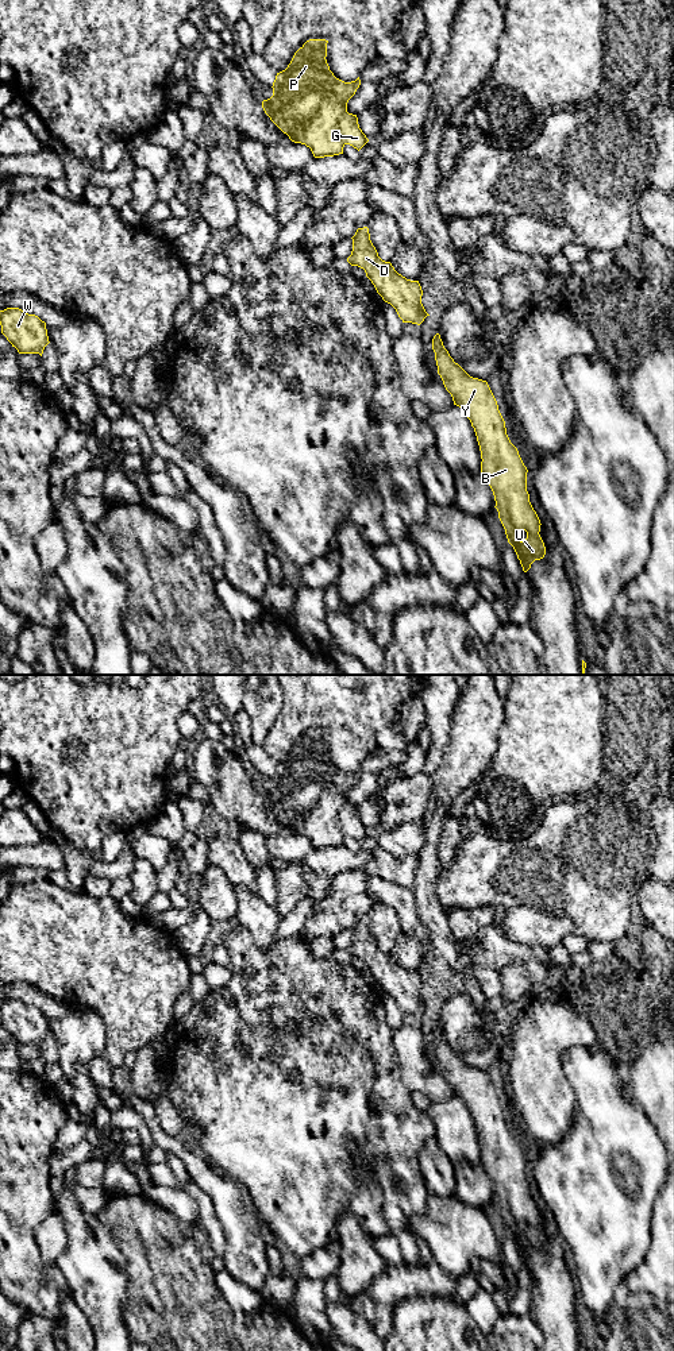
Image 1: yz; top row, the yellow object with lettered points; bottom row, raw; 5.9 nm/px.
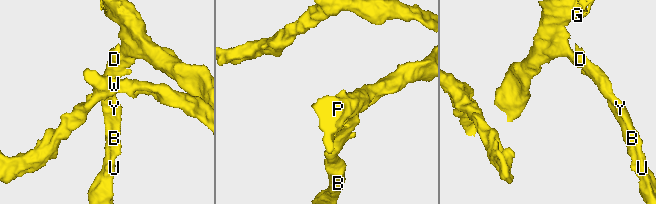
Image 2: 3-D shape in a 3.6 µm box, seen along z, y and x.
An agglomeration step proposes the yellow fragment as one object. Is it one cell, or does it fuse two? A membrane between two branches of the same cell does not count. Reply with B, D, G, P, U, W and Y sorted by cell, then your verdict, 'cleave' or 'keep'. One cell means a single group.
B D P U W Y / G; cleave

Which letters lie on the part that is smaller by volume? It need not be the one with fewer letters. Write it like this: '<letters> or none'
G

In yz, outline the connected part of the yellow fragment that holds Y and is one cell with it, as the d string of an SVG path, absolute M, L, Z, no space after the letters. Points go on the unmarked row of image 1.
M439 1024L432 1030L432 1041L446 1081L474 1119L482 1150L481 1165L493 1182L508 1234L527 1263L535 1251L546 1246L539 1225L542 1215L527 1182L528 1161L507 1126L505 1112L488 1073L470 1068L455 1054Z

